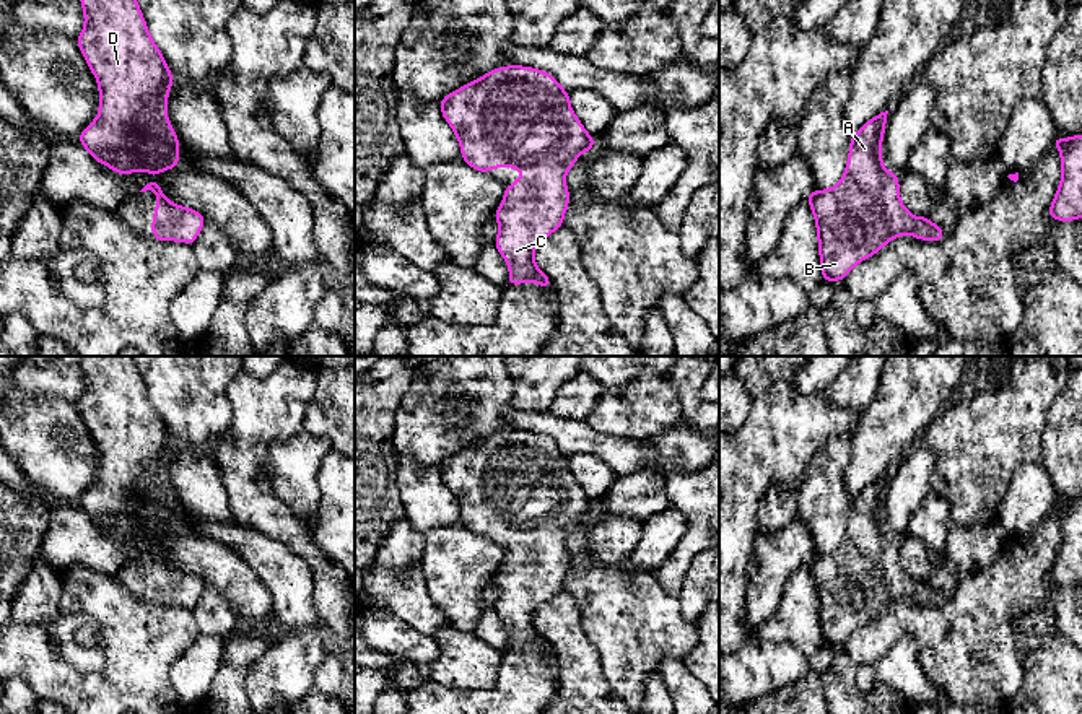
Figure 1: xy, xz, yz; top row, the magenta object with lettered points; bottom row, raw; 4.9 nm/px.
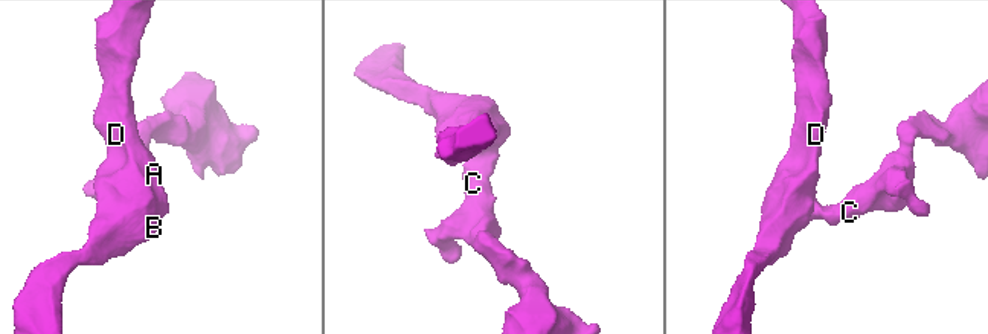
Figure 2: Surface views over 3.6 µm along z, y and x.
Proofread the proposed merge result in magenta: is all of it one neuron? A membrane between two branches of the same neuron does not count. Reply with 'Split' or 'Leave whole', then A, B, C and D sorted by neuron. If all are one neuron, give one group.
Leave whole. Groups: A B C D

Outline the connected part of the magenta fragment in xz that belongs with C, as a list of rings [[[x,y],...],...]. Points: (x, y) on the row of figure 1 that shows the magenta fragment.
[[[509,65],[495,68],[446,94],[439,109],[459,140],[462,159],[470,168],[486,174],[491,168],[519,168],[522,171],[519,181],[506,185],[503,205],[495,211],[495,220],[500,223],[495,246],[509,265],[508,285],[534,281],[552,288],[552,280],[534,262],[534,249],[563,226],[569,205],[566,172],[574,166],[578,156],[596,145],[573,112],[569,93],[543,70]]]

